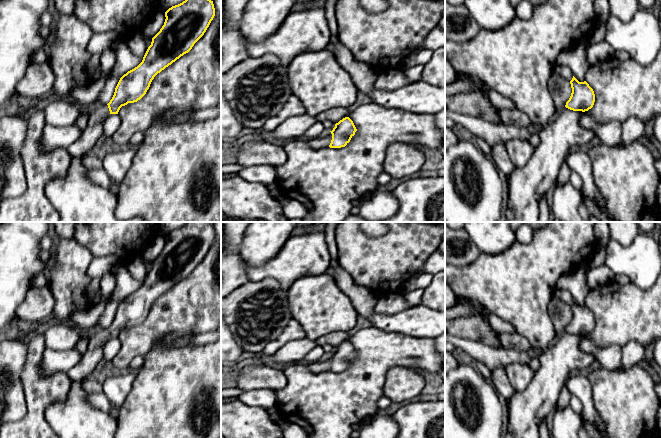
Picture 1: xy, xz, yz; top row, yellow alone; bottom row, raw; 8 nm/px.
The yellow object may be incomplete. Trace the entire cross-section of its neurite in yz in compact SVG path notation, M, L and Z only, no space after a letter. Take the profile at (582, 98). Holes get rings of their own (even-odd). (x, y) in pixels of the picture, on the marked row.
M574 76L570 81L572 93L565 107L573 111L588 111L595 102L595 94L589 84L579 82Z

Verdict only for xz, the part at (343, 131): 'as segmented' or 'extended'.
as segmented

